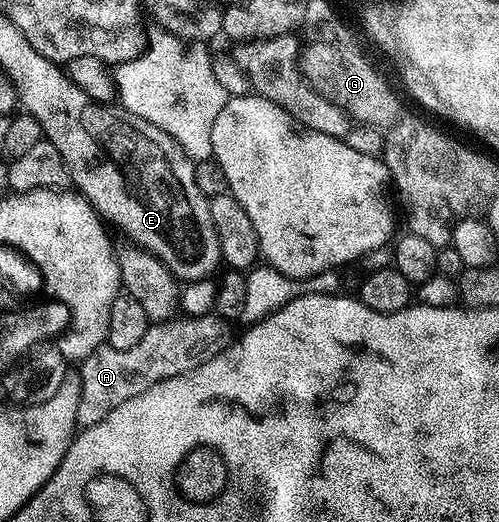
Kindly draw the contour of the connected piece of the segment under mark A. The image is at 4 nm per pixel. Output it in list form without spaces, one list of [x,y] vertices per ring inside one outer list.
[[[216,315],[177,320],[150,324],[147,335],[143,335],[135,347],[127,347],[127,351],[119,351],[106,343],[91,351],[91,355],[80,362],[81,394],[77,423],[81,429],[99,423],[107,411],[115,411],[119,403],[135,399],[135,395],[147,391],[147,387],[155,387],[155,383],[163,379],[195,371],[195,367],[207,363],[207,359],[219,355],[219,351],[223,351],[231,340],[230,326]]]

